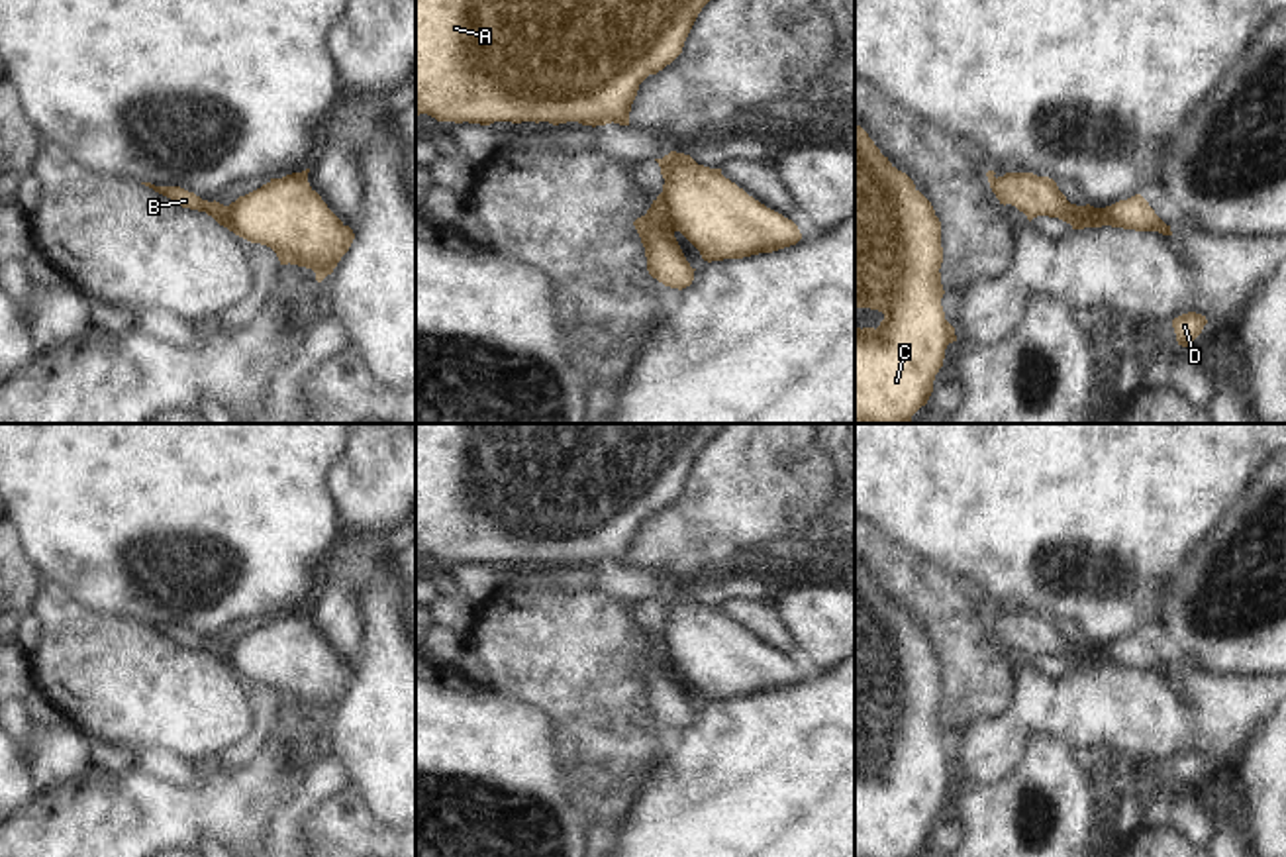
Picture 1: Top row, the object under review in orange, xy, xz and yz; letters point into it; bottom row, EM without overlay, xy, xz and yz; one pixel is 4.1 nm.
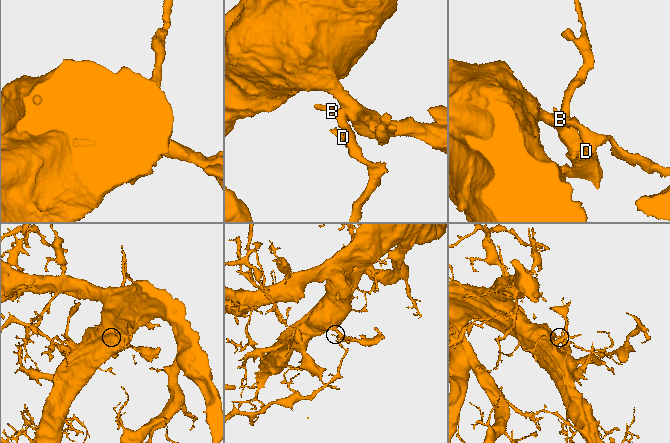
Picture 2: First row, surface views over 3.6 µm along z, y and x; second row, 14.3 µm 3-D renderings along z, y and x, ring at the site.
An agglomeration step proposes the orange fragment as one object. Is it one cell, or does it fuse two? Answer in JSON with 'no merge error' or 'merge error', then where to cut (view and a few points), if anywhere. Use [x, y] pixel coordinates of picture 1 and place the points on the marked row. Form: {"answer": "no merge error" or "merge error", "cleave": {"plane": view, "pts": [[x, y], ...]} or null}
{"answer": "merge error", "cleave": {"plane": "xz", "pts": [[657, 199], [677, 230]]}}

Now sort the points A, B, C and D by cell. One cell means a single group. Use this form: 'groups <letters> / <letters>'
groups A C / B D

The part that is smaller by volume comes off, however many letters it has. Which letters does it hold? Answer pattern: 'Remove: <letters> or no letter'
Remove: B, D

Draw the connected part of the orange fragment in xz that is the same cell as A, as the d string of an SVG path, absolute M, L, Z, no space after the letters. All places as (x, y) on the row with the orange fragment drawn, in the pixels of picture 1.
M416 0L416 116L629 126L639 84L670 65L710 0Z

